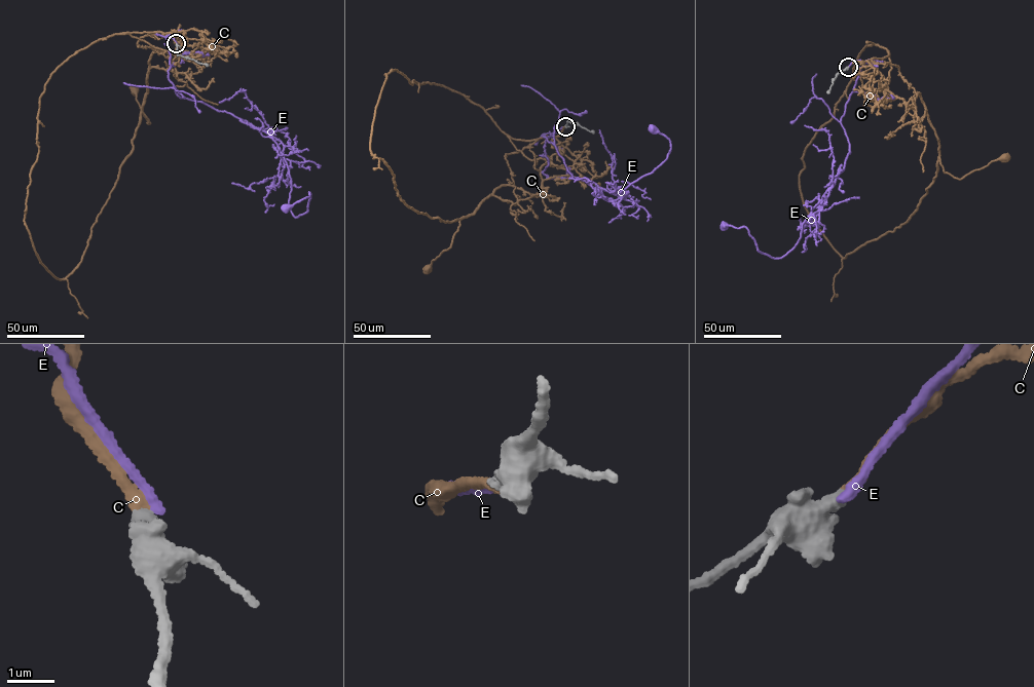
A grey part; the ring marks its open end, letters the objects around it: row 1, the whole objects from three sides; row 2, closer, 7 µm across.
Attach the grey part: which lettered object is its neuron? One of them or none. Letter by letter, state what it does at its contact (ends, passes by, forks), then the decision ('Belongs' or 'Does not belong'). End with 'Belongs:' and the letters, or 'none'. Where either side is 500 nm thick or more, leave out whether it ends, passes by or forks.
C: Belongs
E: Does not belong
Belongs: C

